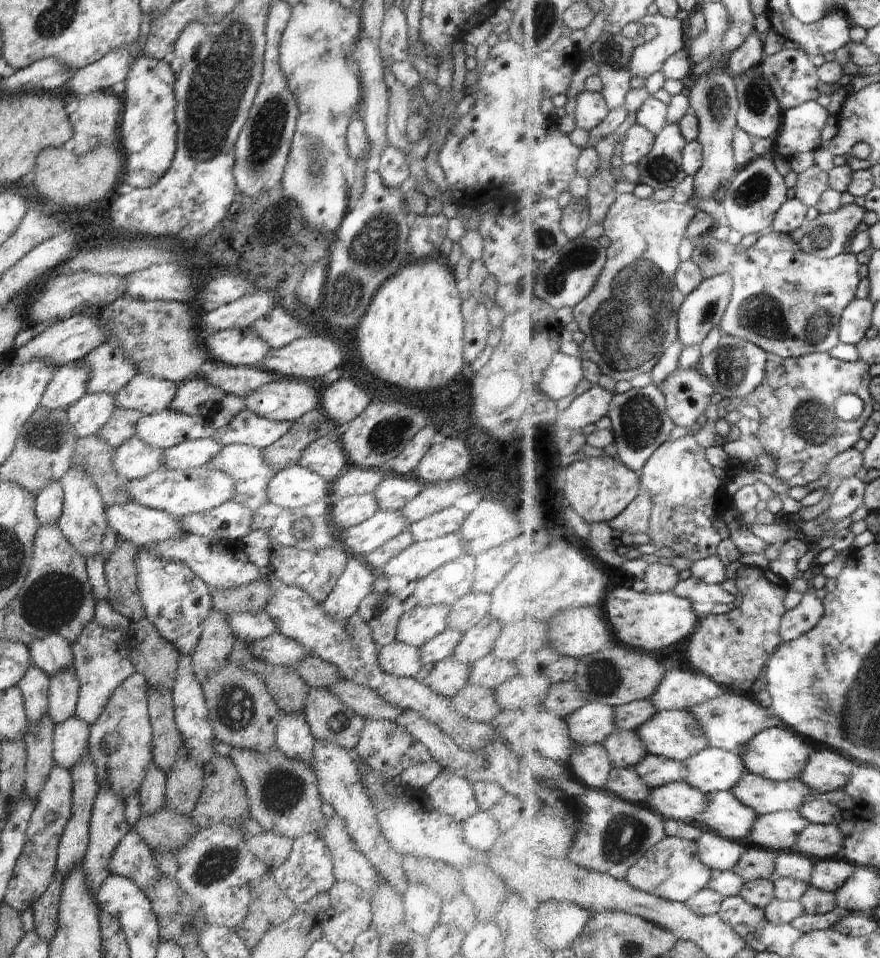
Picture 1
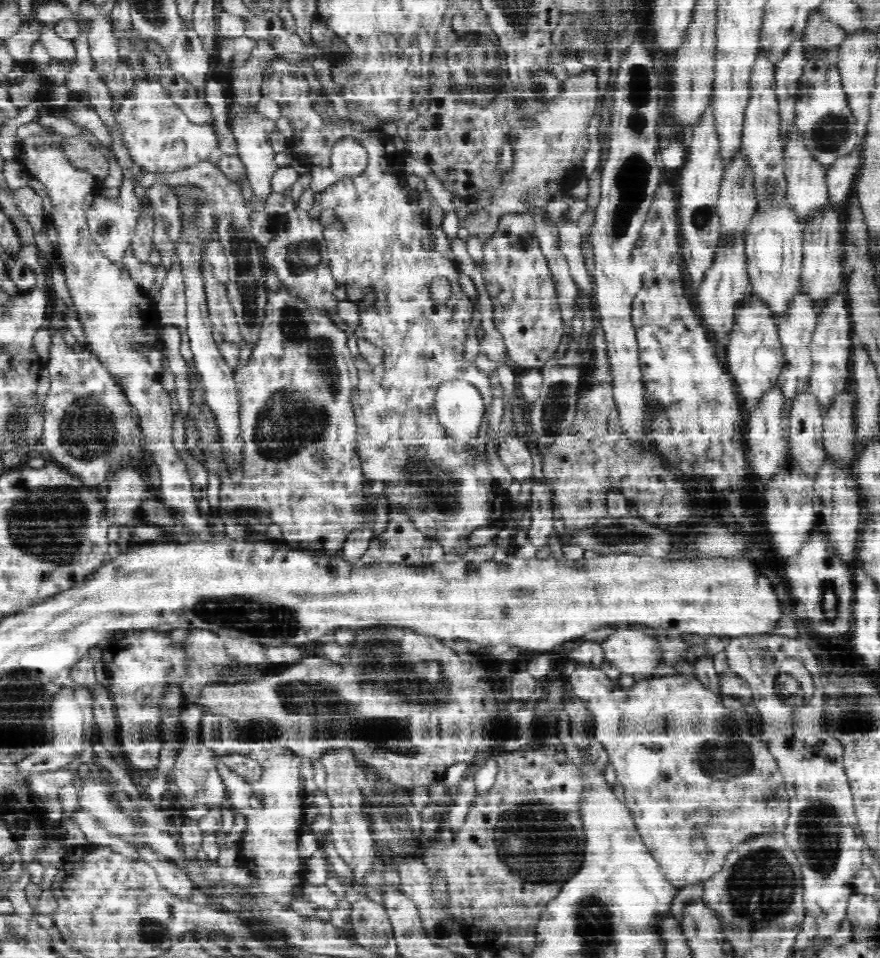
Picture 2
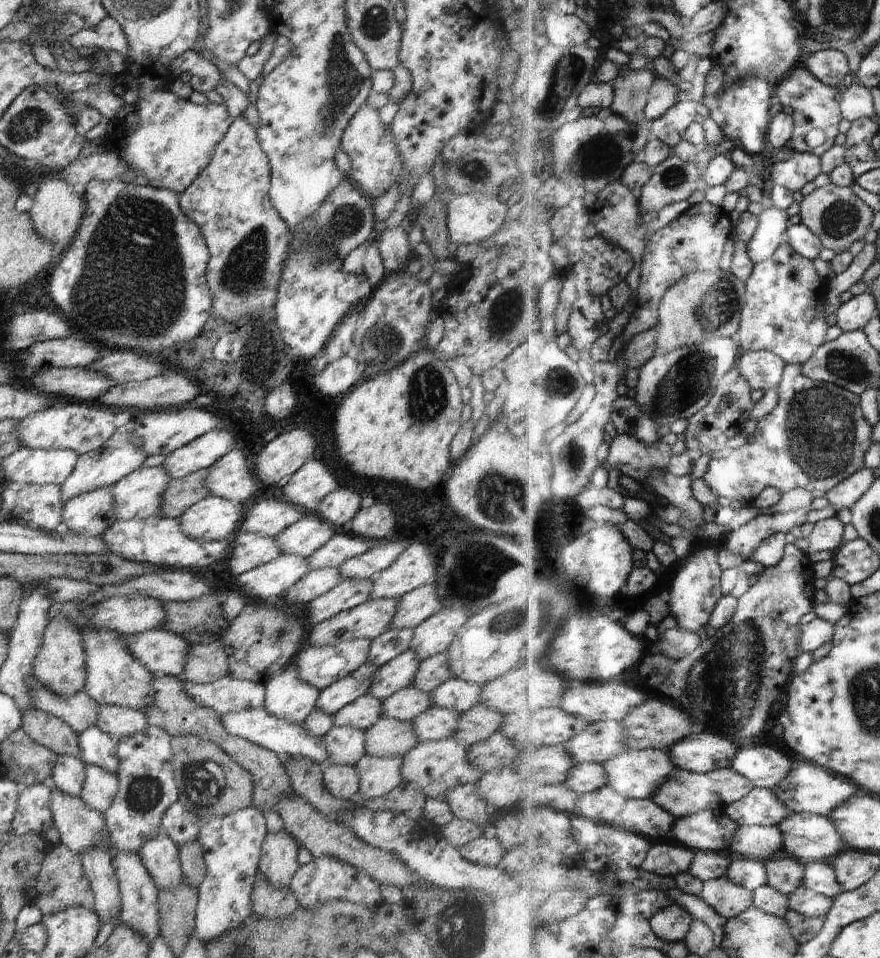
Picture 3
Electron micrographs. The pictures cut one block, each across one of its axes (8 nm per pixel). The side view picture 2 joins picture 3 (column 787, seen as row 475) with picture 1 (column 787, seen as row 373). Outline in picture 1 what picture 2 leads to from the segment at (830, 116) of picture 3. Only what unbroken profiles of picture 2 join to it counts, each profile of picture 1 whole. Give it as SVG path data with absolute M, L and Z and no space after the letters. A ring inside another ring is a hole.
M801 48L782 49L779 53L766 57L766 60L759 67L759 71L767 78L768 82L774 88L777 98L780 100L784 111L793 107L816 101L822 94L832 95L837 86L824 83L818 72L819 68L812 62L812 56Z

